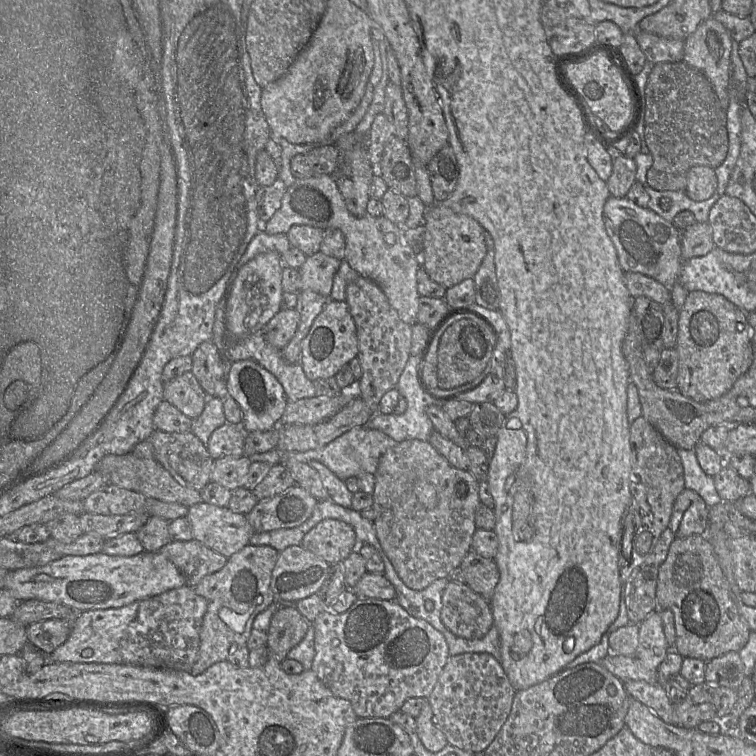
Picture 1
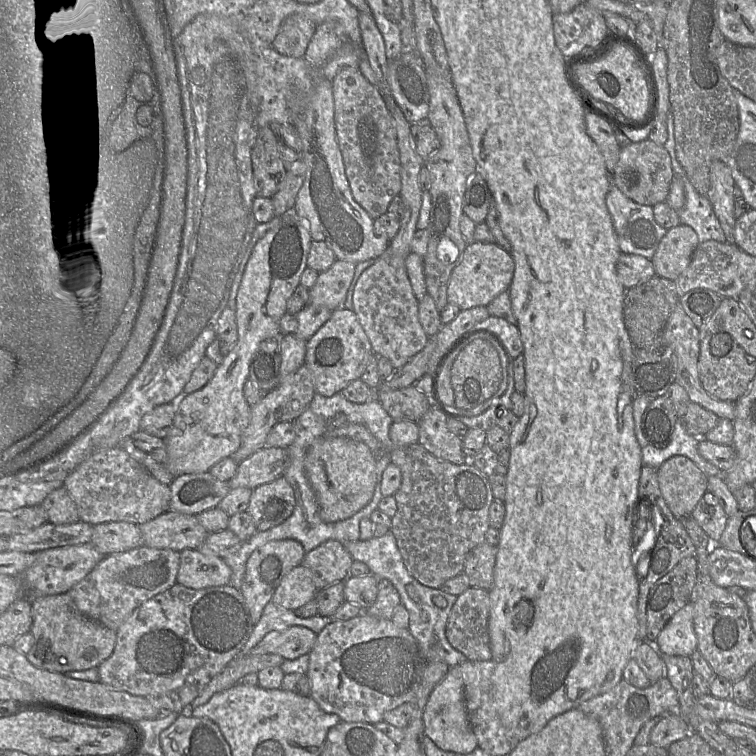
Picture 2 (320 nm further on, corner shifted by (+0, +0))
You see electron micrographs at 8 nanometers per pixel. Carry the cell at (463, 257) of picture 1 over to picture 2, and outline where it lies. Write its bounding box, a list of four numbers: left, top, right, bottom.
[447,241,514,310]

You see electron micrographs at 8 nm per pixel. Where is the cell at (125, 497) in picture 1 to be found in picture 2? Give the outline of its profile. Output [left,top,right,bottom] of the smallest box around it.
[64,447,171,525]

